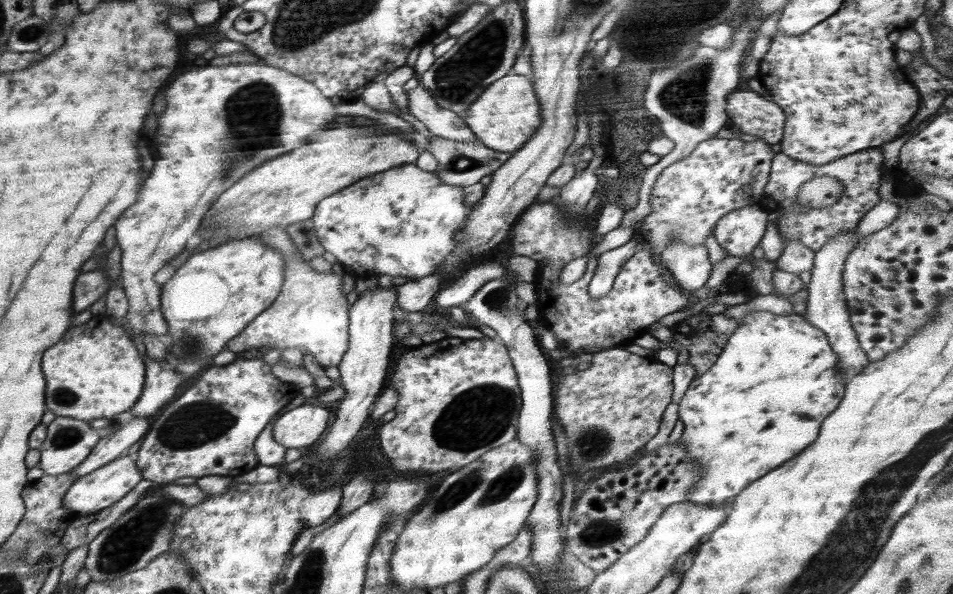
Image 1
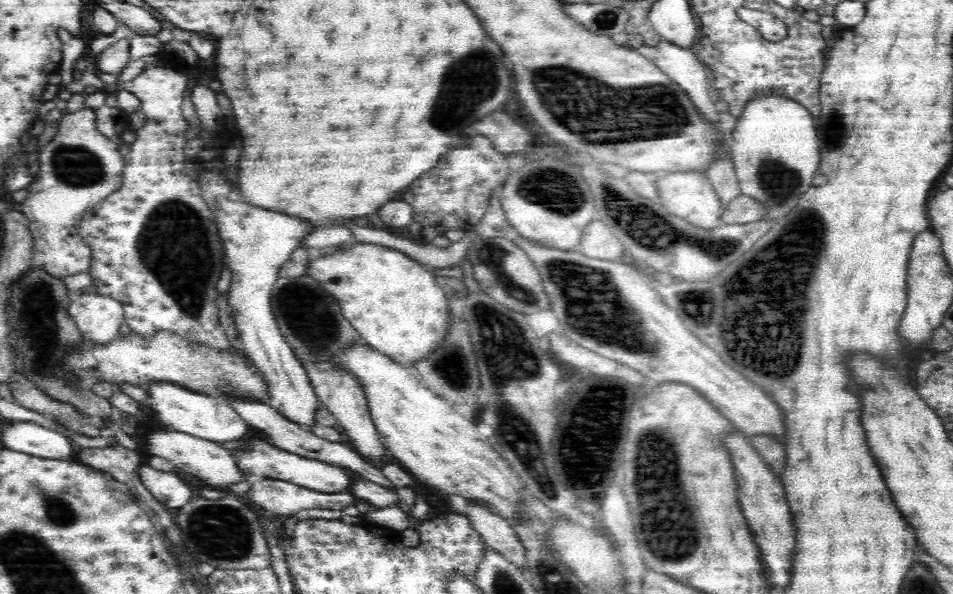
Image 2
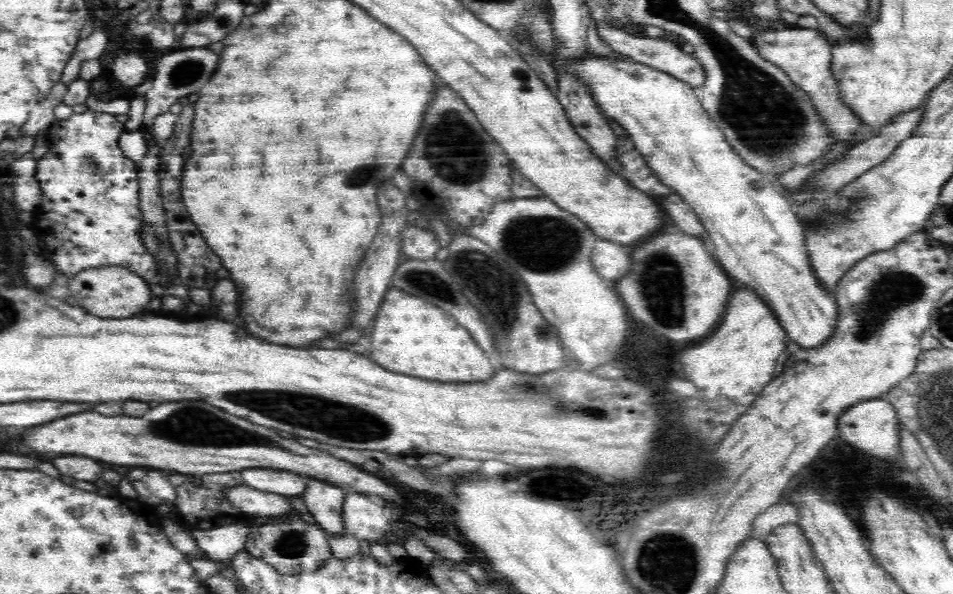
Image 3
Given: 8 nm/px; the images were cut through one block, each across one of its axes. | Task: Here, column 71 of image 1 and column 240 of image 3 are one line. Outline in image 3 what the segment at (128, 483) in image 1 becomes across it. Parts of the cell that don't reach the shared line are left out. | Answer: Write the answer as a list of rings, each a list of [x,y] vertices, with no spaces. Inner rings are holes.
[[[248,486],[233,487],[225,492],[227,500],[240,508],[250,519],[260,517],[284,517],[292,510],[292,504],[280,494],[264,493]]]

